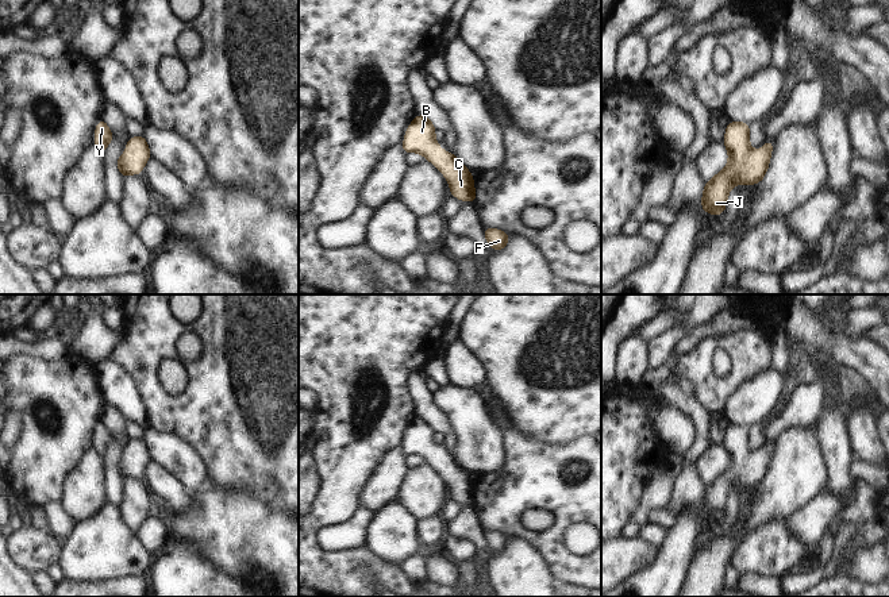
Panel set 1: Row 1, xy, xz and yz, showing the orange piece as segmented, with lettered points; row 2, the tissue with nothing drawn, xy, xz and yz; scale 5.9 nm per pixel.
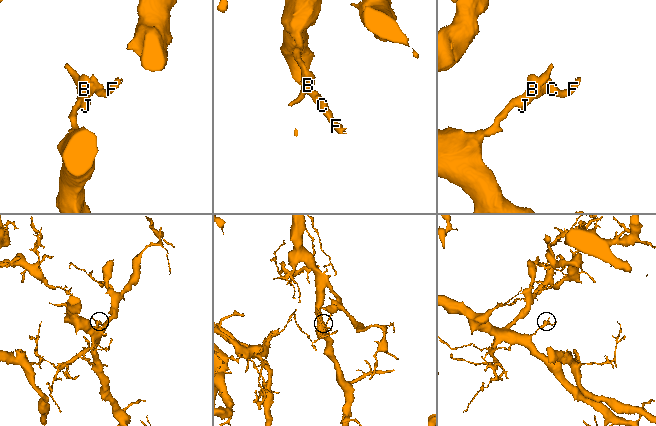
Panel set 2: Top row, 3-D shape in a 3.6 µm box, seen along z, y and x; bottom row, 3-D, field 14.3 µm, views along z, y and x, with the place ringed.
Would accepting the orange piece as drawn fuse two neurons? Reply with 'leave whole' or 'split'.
leave whole

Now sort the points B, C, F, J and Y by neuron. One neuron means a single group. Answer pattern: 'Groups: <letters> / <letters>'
Groups: B C F J Y.

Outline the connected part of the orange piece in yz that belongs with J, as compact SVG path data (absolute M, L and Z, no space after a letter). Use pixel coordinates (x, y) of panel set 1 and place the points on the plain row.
M730 424L723 447L728 452L728 466L704 488L701 509L705 516L721 517L730 493L738 488L761 485L771 461L773 444L766 443L761 452L750 450L750 428L744 424Z

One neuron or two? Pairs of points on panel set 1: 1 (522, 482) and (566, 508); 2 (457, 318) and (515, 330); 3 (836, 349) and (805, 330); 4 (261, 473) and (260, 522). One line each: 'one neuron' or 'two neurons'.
1: one neuron
2: two neurons
3: one neuron
4: two neurons

